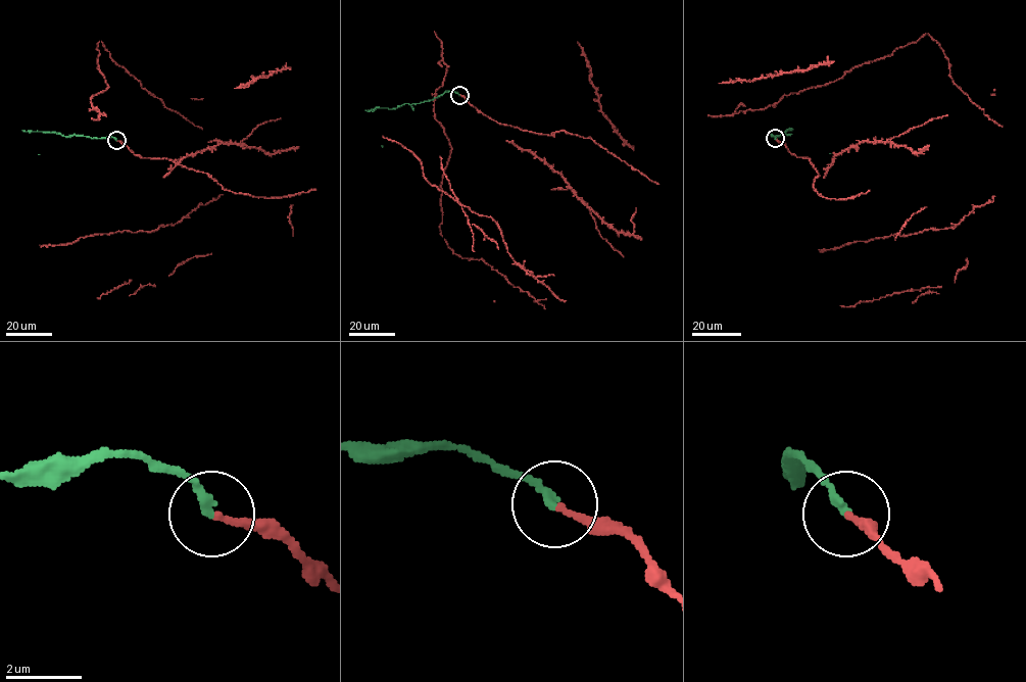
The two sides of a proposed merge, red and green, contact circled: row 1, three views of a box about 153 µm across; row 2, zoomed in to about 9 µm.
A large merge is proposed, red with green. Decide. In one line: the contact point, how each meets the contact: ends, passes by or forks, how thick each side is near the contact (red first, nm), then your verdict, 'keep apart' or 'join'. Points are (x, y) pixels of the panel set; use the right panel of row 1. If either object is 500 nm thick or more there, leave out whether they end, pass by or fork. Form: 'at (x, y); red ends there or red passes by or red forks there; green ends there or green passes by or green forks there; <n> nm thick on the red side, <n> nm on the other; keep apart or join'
at (775, 138); red ends there; green ends there; 170 nm thick on the red side, 240 nm on the other; join

